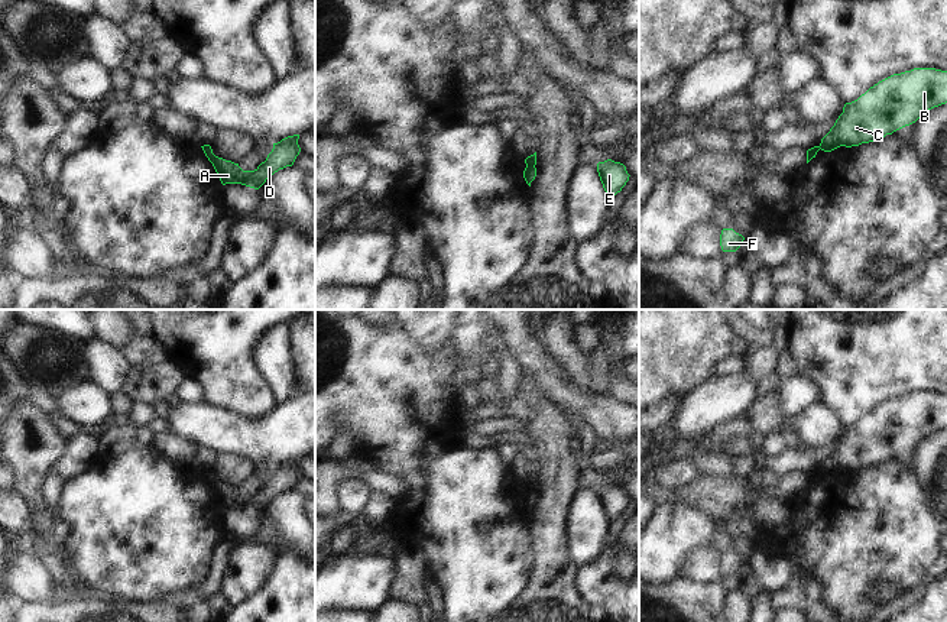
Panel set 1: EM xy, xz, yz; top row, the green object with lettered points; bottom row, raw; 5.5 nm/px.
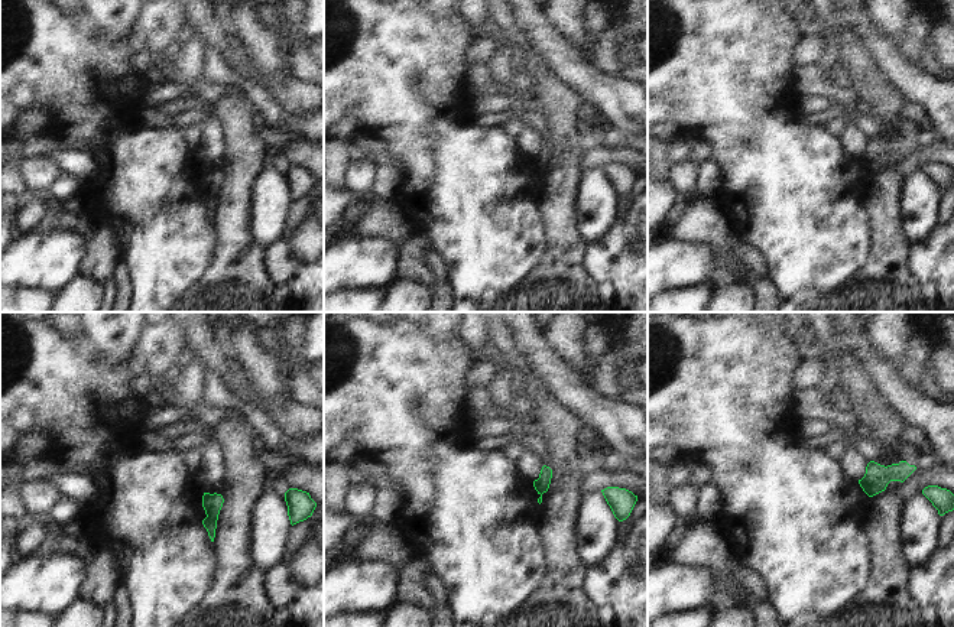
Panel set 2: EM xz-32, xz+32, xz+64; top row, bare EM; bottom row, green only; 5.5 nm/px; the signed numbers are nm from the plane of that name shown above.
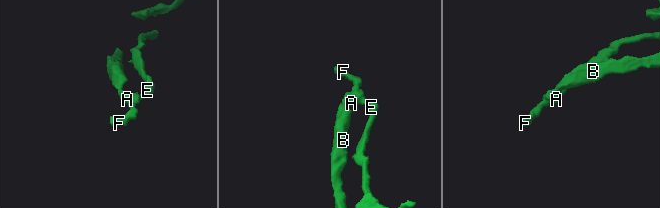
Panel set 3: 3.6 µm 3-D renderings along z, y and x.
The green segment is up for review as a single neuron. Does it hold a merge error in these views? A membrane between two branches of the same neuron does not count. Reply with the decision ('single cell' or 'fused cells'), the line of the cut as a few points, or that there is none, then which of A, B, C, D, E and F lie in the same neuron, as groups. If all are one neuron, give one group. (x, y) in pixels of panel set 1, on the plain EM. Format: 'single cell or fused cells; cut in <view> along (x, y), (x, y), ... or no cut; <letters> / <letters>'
fused cells; cut in yz along (817, 470), (819, 473); A D E F / B C

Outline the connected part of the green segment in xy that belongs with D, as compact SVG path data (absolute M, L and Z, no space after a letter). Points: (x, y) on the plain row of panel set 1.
M293 459L273 467L273 473L267 479L266 485L262 486L254 495L243 495L239 487L215 480L211 472L204 472L202 474L213 487L223 509L241 508L259 514L275 496L293 489L301 476L298 463L299 459Z

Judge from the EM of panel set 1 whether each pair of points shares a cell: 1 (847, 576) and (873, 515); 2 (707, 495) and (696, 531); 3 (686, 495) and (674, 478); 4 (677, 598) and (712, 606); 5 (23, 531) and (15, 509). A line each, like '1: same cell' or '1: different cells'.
1: same cell
2: different cells
3: different cells
4: same cell
5: same cell

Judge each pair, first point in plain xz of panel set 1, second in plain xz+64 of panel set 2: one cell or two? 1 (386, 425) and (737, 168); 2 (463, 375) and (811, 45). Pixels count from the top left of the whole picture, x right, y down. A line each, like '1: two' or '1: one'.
1: one
2: one

